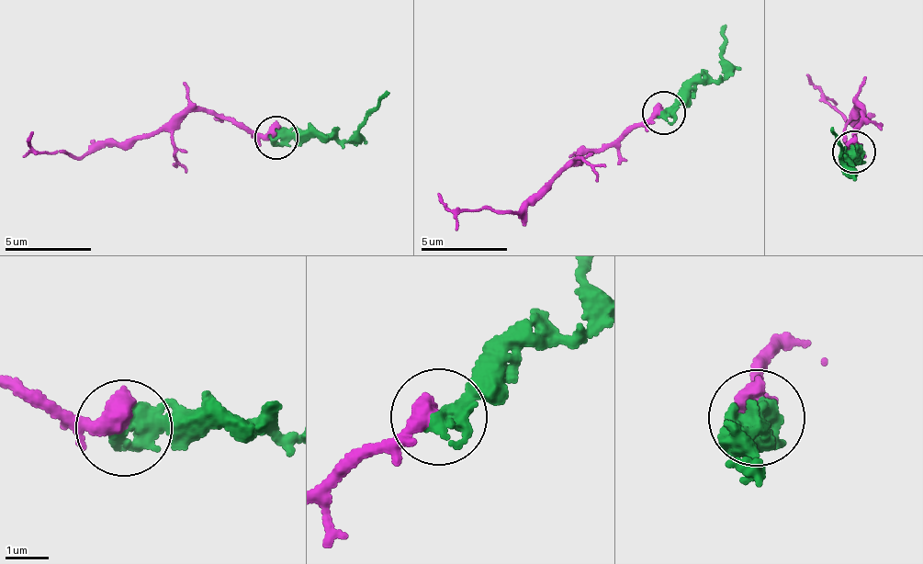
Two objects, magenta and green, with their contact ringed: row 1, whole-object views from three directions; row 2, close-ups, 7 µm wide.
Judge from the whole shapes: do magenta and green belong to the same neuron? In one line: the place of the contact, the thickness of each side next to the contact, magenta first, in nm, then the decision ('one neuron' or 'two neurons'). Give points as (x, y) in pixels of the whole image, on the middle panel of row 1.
place (664, 112); calibres 550 and 550 nm; two neurons

